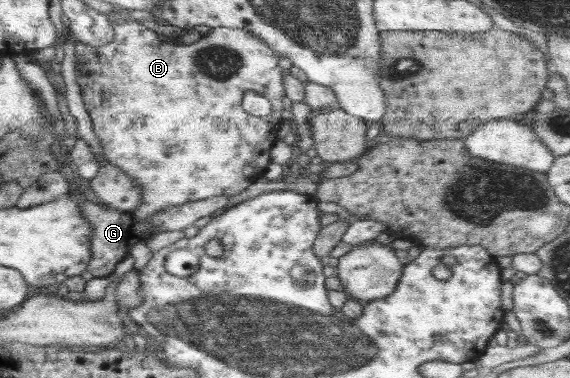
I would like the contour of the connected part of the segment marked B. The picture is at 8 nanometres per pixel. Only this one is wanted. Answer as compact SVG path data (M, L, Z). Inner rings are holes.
M118 21L112 23L114 27L114 39L99 47L89 47L81 43L75 43L75 74L76 81L80 86L85 108L91 118L93 131L99 137L104 157L111 164L127 172L131 178L135 178L141 186L141 205L135 209L134 217L136 221L147 221L153 213L163 211L167 207L179 207L185 203L203 200L208 197L218 195L237 195L245 191L251 183L262 177L267 166L258 167L254 163L261 153L270 153L271 148L277 139L280 138L286 124L281 118L284 112L282 99L286 96L283 86L283 71L279 66L280 55L275 53L271 47L267 46L259 37L245 29L235 29L227 27L213 28L212 31L199 41L184 44L175 39L159 37L155 31L151 31L138 21ZM247 91L259 93L269 99L272 112L264 118L253 117L243 110L242 98Z

